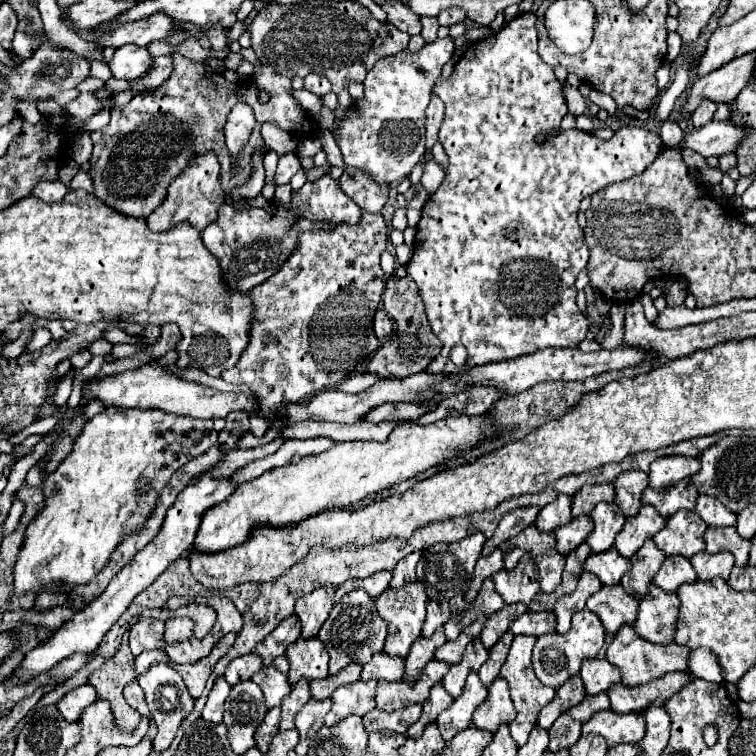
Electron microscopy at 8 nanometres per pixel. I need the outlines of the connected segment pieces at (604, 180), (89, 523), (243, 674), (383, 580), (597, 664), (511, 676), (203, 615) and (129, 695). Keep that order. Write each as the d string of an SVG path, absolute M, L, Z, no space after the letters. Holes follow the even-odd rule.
M523 12L517 18L513 18L511 22L507 22L499 32L491 32L483 40L473 42L465 50L461 60L455 64L453 74L449 78L439 76L433 86L433 94L437 94L445 104L445 118L439 128L439 142L443 144L445 154L447 154L447 176L445 176L443 184L439 186L439 190L429 196L429 200L421 212L421 220L417 224L417 234L415 234L415 244L413 244L413 256L407 262L407 272L419 288L419 296L423 300L429 326L433 328L435 336L443 342L443 350L439 352L437 360L433 360L433 364L429 364L429 368L427 368L429 374L431 372L435 372L435 374L461 374L461 370L467 370L473 366L511 360L511 358L533 354L537 350L545 350L551 346L577 348L577 344L587 338L587 320L575 304L575 294L577 294L575 280L577 280L577 274L589 262L589 250L585 244L585 236L583 236L583 230L577 226L579 204L583 198L595 194L597 190L601 190L609 184L623 182L623 180L629 180L631 176L643 174L645 168L649 168L653 164L653 160L659 156L659 152L665 148L665 144L659 140L657 132L651 132L641 126L621 126L611 140L599 140L597 136L581 132L581 130L567 130L567 132L561 132L561 134L549 138L543 146L537 146L535 136L543 130L559 128L561 118L568 113L568 108L565 98L563 98L563 90L561 90L563 86L555 78L553 68L547 66L541 60L541 56L537 54L535 20L537 20L537 16L533 12ZM455 344L463 344L467 348L465 366L455 366L449 358L449 352Z
M105 408L101 414L95 414L85 424L67 460L45 478L45 508L27 528L25 544L15 564L15 592L39 592L41 586L63 586L69 590L75 584L93 580L123 536L145 524L145 516L153 512L157 492L169 482L169 476L191 458L205 454L215 442L217 430L211 420L189 420L189 416L137 408Z
M245 654L245 656L239 656L237 660L233 660L227 670L225 670L225 680L235 686L237 682L243 682L243 680L249 680L255 672L259 672L261 668L261 656L257 654Z
M385 570L385 572L377 572L365 580L355 580L355 588L363 588L369 596L377 598L389 586L389 580L391 580L391 572Z
M587 658L583 660L579 676L583 678L587 694L599 694L609 690L613 684L621 682L619 668L609 664L605 658Z
M515 636L513 644L511 644L511 652L507 656L507 662L503 664L501 668L501 678L505 678L509 682L509 688L511 688L511 696L513 696L513 702L515 702L515 708L517 708L517 718L509 724L511 728L511 736L513 740L523 746L529 738L529 732L533 730L533 726L537 724L537 714L539 710L549 704L555 696L555 688L551 686L545 686L537 680L535 672L533 672L533 666L531 666L531 648L535 644L535 636Z
M189 604L185 606L185 614L195 622L195 636L201 638L205 636L211 628L213 628L213 620L217 620L217 614L213 612L213 608L203 606L203 604Z
M133 680L127 688L125 688L125 700L131 704L131 708L135 708L141 716L149 716L149 708L145 704L145 696L141 686L137 684L137 680Z

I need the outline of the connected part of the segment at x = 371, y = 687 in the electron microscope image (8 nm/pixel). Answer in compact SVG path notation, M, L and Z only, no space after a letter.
M357 680L353 684L339 686L331 696L333 706L325 716L325 726L333 726L351 714L365 716L371 712L375 708L375 686L377 680Z

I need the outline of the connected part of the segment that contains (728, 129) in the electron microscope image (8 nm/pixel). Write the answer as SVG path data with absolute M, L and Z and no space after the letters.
M707 122L701 128L695 128L693 132L685 134L685 140L681 140L679 148L689 148L705 158L709 156L723 156L733 152L737 148L737 142L741 142L741 128L735 124L723 122Z

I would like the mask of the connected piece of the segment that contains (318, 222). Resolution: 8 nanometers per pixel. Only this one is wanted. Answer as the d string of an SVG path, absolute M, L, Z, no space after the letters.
M323 176L315 182L305 182L303 188L291 196L291 208L269 202L263 208L237 210L233 204L221 204L219 216L203 230L205 246L219 258L223 276L233 290L249 292L273 276L283 262L295 252L299 234L335 228L337 224L357 224L361 220L361 208L345 196L339 182L331 176Z

